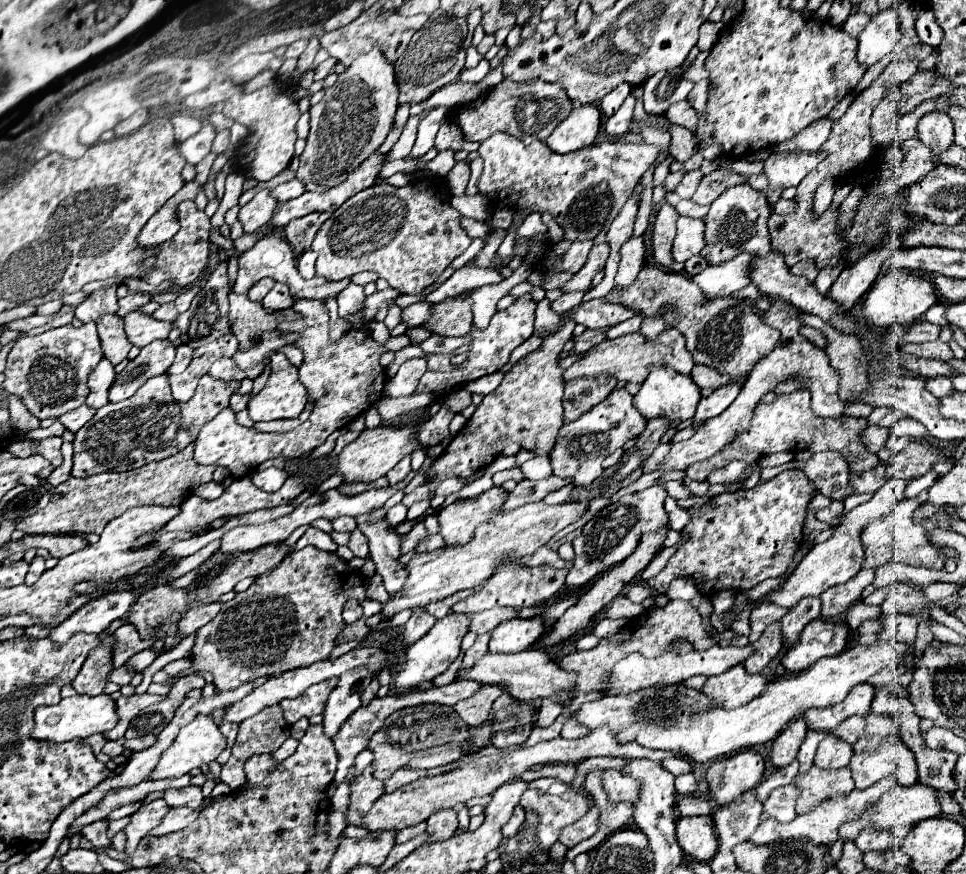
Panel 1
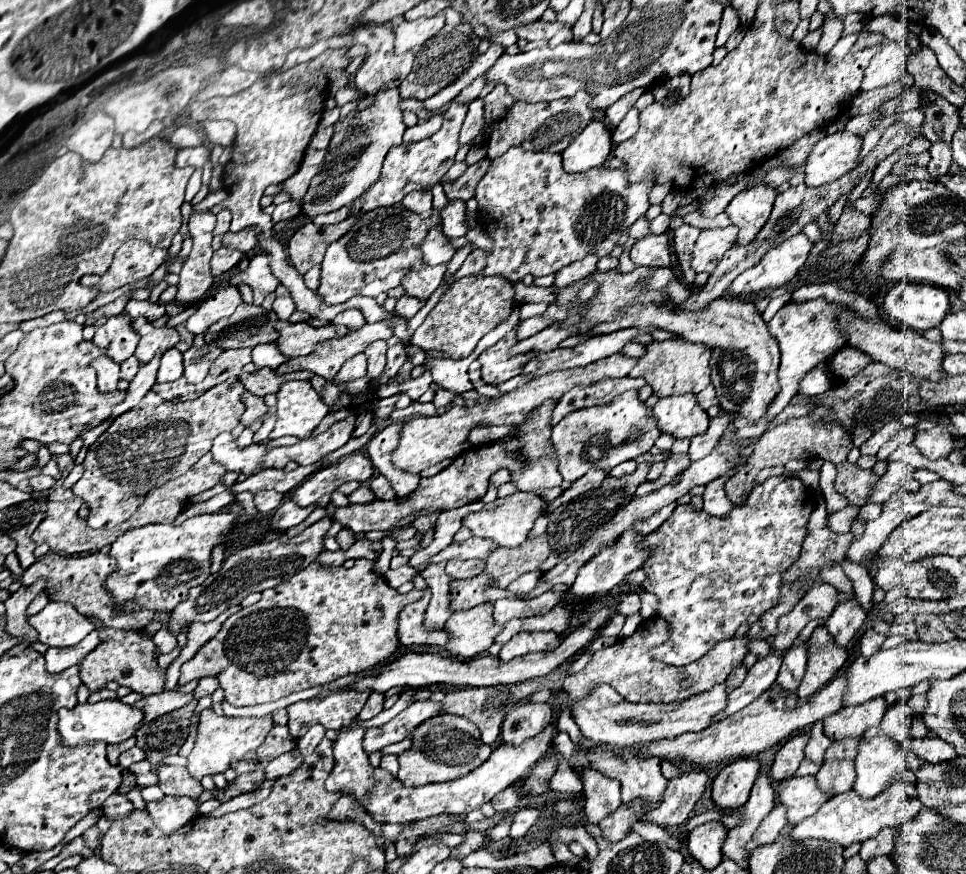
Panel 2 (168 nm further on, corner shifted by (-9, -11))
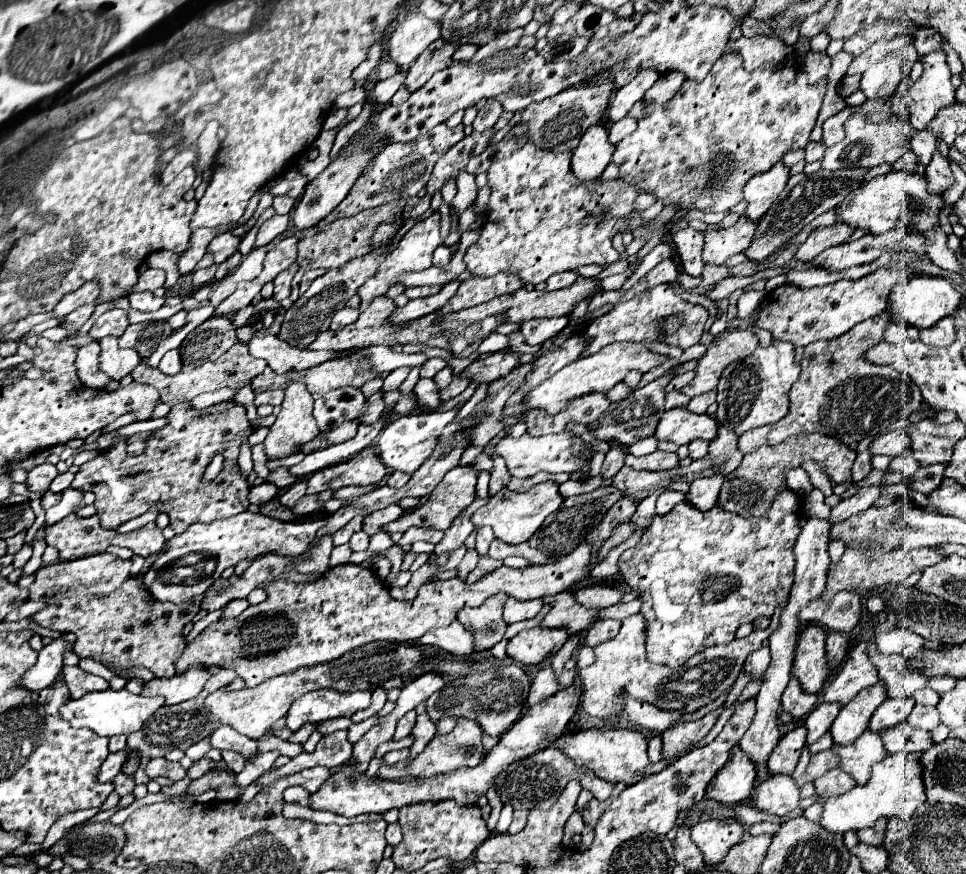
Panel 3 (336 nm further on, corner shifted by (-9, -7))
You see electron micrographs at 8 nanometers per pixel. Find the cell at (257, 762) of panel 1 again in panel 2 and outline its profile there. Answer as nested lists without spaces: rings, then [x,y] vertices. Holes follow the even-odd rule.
[[[251,771],[251,773],[241,773],[235,777],[233,783],[225,785],[223,789],[217,791],[215,799],[219,799],[221,803],[241,795],[241,793],[249,793],[249,791],[255,791],[261,783],[265,781],[265,773],[263,771]]]

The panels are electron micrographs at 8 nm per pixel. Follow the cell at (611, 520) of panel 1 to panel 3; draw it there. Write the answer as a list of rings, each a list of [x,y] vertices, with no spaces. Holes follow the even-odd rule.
[[[665,491],[665,493],[661,493],[659,495],[659,499],[657,499],[657,515],[665,515],[665,513],[669,513],[677,503],[681,503],[685,499],[685,495],[683,493],[679,493],[679,491]]]

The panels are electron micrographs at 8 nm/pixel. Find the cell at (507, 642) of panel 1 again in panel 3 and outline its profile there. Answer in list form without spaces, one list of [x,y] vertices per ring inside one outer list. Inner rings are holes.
[[[547,627],[525,629],[517,633],[513,639],[509,639],[507,657],[523,665],[537,665],[547,657],[555,655],[567,639],[569,633],[561,629],[547,629]]]

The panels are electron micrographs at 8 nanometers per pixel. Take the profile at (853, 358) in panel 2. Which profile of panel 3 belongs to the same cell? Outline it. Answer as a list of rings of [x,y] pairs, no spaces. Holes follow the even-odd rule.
[[[879,341],[879,343],[875,343],[871,349],[867,349],[863,353],[863,357],[869,363],[875,363],[875,365],[889,365],[891,355],[893,355],[893,345],[887,343],[887,341]]]

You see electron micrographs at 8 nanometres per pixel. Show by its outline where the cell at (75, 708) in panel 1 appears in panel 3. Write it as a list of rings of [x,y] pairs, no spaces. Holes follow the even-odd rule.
[[[127,689],[121,691],[93,691],[87,693],[81,699],[71,699],[67,705],[63,705],[59,709],[59,715],[69,721],[71,727],[81,729],[87,727],[91,731],[95,731],[97,735],[105,735],[105,737],[113,737],[113,735],[131,735],[135,733],[161,705],[165,699],[161,697],[141,697],[141,695],[133,695]]]

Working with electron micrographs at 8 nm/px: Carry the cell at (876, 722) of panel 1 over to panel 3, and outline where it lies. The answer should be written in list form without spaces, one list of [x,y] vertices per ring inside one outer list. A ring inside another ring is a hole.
[[[913,697],[885,699],[885,701],[877,707],[877,711],[873,713],[871,723],[869,723],[869,729],[879,733],[879,731],[891,729],[891,727],[907,721],[913,705],[915,705],[915,699],[913,699]]]

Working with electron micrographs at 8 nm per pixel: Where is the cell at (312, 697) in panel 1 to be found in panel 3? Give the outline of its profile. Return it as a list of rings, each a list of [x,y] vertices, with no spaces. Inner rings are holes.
[[[317,689],[303,695],[293,703],[287,715],[287,727],[297,731],[305,723],[321,723],[337,717],[351,717],[355,711],[369,707],[371,691],[351,691],[339,693],[333,689]]]

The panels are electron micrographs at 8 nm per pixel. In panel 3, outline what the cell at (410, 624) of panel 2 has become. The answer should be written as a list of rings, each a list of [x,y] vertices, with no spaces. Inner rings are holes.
[[[457,619],[453,623],[449,623],[447,627],[439,627],[439,629],[425,633],[415,643],[417,645],[435,645],[457,657],[473,653],[473,635],[469,635],[469,631]]]

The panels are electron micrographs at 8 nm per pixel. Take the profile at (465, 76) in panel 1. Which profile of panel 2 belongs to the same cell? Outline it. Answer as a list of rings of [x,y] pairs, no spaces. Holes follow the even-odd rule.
[[[451,103],[449,109],[445,111],[443,127],[433,137],[417,141],[417,143],[411,141],[411,143],[401,143],[401,145],[391,147],[382,165],[381,177],[377,179],[377,183],[373,183],[373,187],[369,187],[369,191],[365,191],[365,195],[361,195],[361,199],[353,201],[351,205],[339,209],[339,211],[333,211],[333,213],[327,213],[327,215],[319,215],[319,217],[313,219],[313,223],[317,223],[317,225],[333,225],[333,223],[339,223],[339,221],[347,219],[349,215],[359,215],[361,211],[371,211],[371,209],[377,209],[377,207],[395,205],[411,191],[429,191],[435,183],[441,181],[441,177],[453,165],[455,153],[459,149],[459,143],[457,143],[459,129],[463,125],[465,115],[467,115],[467,107],[465,105]]]

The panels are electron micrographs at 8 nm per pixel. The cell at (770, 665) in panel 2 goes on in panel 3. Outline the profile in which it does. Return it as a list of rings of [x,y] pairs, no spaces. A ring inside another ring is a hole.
[[[725,705],[717,707],[715,711],[707,713],[705,717],[697,719],[697,721],[687,721],[687,723],[679,723],[677,727],[665,731],[663,735],[663,759],[665,761],[675,761],[677,755],[685,749],[689,749],[691,745],[695,745],[699,739],[703,739],[711,727],[717,723],[719,715],[723,713]]]

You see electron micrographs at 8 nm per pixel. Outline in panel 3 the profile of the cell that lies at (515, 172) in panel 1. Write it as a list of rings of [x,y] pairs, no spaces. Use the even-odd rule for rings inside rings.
[[[525,143],[511,157],[493,163],[491,173],[487,171],[487,183],[491,185],[491,197],[487,203],[487,219],[481,229],[481,237],[465,253],[465,265],[471,275],[495,275],[497,271],[515,271],[525,283],[547,281],[553,273],[577,269],[581,265],[599,263],[609,265],[619,259],[617,249],[611,245],[613,227],[619,219],[625,219],[635,211],[635,199],[641,187],[625,183],[621,177],[609,181],[583,181],[580,183],[571,173],[572,151],[551,153]]]

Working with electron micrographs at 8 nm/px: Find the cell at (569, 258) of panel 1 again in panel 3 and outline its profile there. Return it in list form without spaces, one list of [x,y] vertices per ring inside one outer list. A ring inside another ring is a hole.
[[[565,271],[565,273],[557,273],[557,275],[551,275],[547,279],[547,289],[563,289],[563,287],[569,287],[579,275],[575,271]]]

